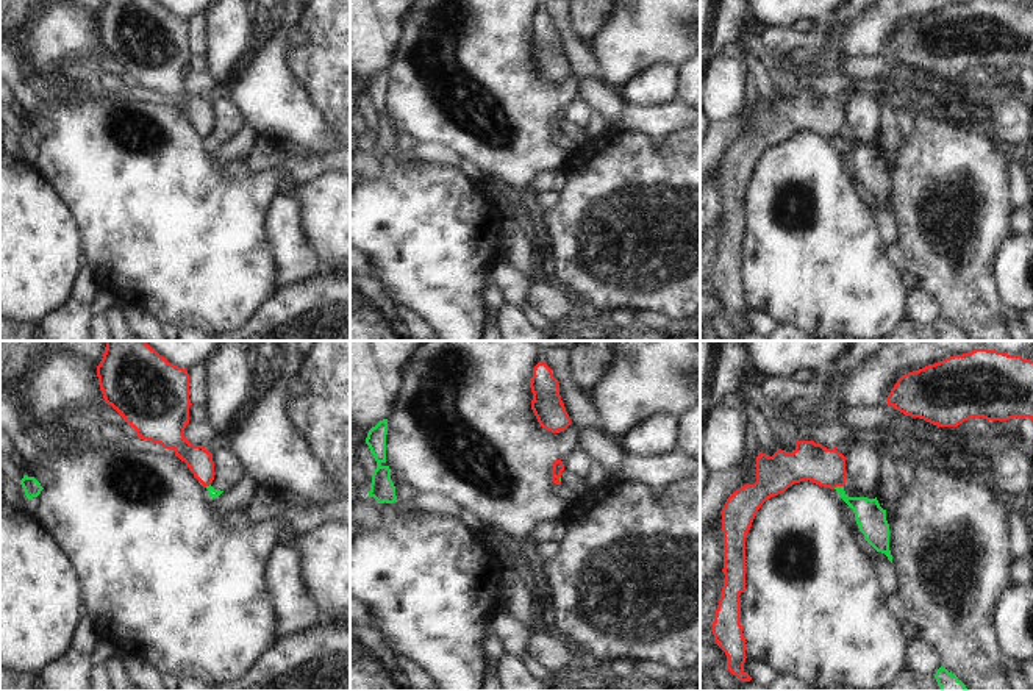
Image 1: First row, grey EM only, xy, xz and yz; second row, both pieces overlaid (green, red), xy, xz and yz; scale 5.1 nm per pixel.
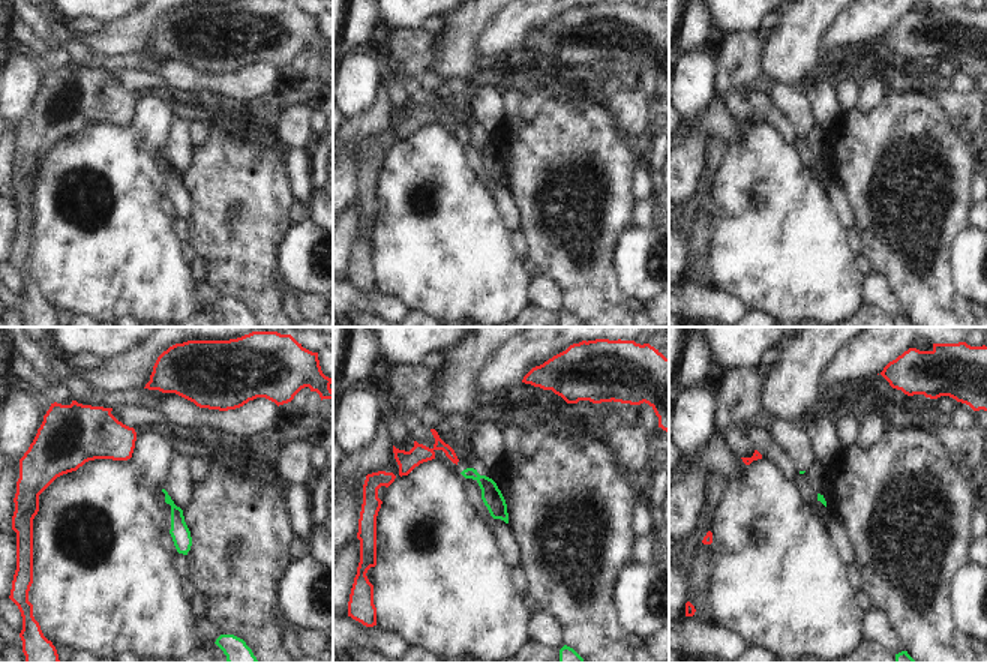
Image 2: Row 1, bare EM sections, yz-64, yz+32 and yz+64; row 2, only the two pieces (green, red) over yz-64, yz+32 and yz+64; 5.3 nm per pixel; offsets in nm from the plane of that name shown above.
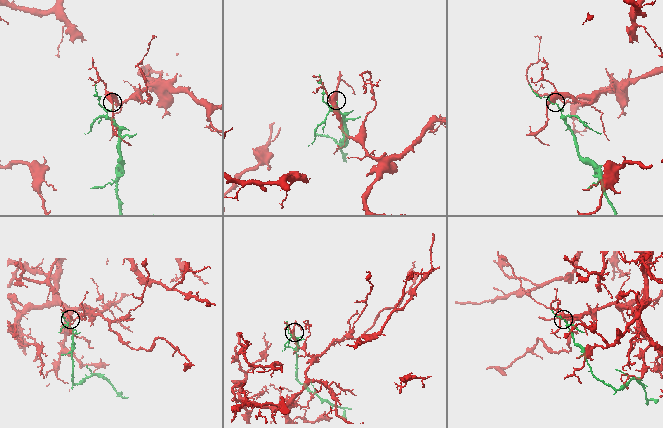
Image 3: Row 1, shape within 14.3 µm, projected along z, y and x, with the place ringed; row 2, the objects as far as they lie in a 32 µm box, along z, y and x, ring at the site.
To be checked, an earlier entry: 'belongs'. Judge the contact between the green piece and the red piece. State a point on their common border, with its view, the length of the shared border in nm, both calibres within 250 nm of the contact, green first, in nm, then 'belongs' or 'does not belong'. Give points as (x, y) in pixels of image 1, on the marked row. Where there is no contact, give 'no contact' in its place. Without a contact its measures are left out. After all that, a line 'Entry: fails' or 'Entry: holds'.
contact yz (838, 486); length 60 nm; calibres 160 and 190 nm; does not belong
Entry: fails

